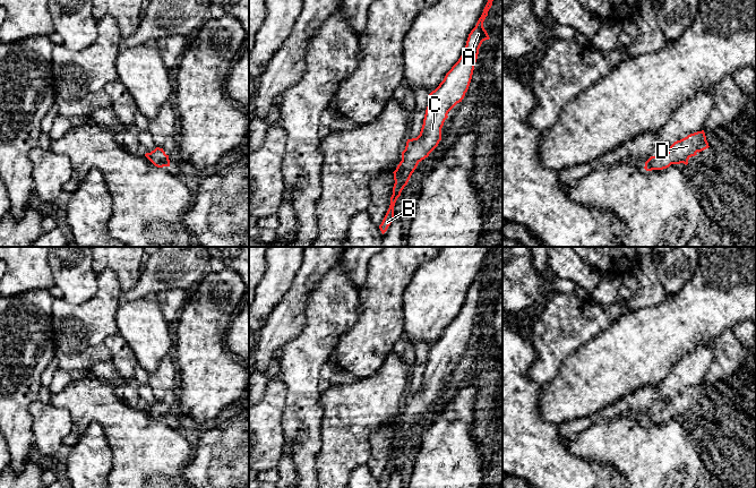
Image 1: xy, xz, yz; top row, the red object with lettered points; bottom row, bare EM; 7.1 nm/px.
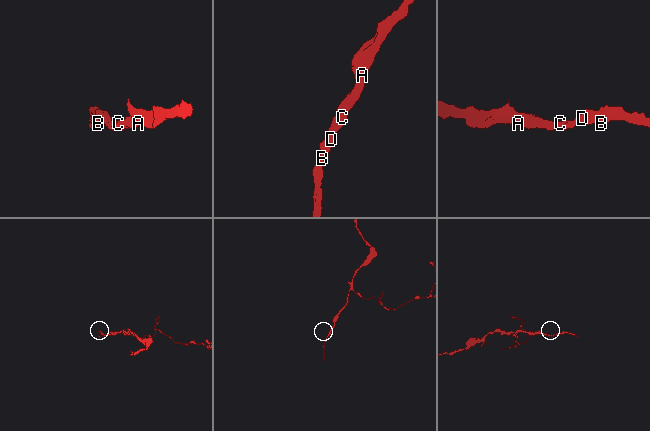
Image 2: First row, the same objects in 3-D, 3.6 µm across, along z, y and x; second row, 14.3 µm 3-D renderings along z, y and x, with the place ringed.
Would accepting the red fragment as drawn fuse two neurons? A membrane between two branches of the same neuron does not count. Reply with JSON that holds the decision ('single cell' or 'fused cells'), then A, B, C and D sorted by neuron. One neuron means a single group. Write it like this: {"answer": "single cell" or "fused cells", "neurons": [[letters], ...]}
{"answer": "single cell", "neurons": [["A", "B", "C", "D"]]}

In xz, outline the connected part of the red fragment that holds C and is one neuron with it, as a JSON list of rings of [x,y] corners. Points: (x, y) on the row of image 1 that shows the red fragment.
[[[488,0],[475,27],[469,34],[465,49],[458,61],[446,74],[439,86],[429,94],[423,125],[416,138],[407,139],[405,149],[402,152],[402,161],[394,173],[393,195],[389,208],[379,225],[384,234],[394,220],[394,206],[402,190],[407,185],[418,164],[429,156],[441,140],[441,128],[448,118],[448,112],[465,96],[469,89],[479,49],[489,35],[483,27],[483,22],[493,0]]]

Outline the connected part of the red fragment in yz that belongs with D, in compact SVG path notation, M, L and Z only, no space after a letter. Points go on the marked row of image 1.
M704 130L688 135L687 137L675 142L667 154L661 156L651 156L646 162L644 169L646 171L663 170L671 164L688 164L688 160L696 153L708 148L708 143Z

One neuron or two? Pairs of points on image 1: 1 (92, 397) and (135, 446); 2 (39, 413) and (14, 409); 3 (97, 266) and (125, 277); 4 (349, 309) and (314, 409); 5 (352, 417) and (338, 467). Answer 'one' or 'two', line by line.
1: one
2: two
3: one
4: one
5: one

